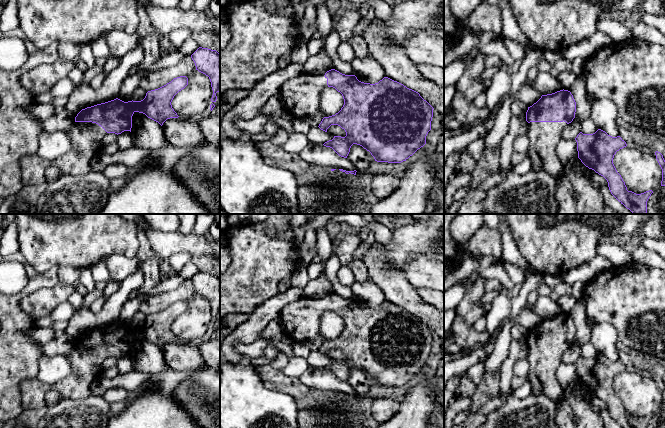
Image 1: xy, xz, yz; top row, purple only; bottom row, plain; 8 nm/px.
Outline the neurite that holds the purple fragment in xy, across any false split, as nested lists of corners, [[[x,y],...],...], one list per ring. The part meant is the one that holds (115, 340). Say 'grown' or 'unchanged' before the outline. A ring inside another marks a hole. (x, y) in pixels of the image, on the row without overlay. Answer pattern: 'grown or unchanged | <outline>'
grown | [[[180,300],[174,302],[166,309],[148,315],[141,325],[124,326],[118,322],[82,333],[75,341],[75,346],[64,355],[65,359],[70,363],[72,373],[57,381],[52,385],[44,384],[36,377],[25,380],[21,384],[21,403],[23,410],[39,409],[48,407],[45,401],[45,395],[48,391],[56,391],[61,399],[84,399],[90,396],[90,386],[93,381],[101,375],[103,361],[107,357],[121,358],[124,355],[130,355],[132,352],[132,340],[135,336],[143,337],[148,342],[158,346],[161,350],[170,342],[178,342],[179,340],[172,332],[171,326],[174,320],[188,309],[188,302]]]

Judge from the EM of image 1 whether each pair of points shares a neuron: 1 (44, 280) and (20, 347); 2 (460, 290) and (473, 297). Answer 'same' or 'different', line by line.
1: same
2: different

